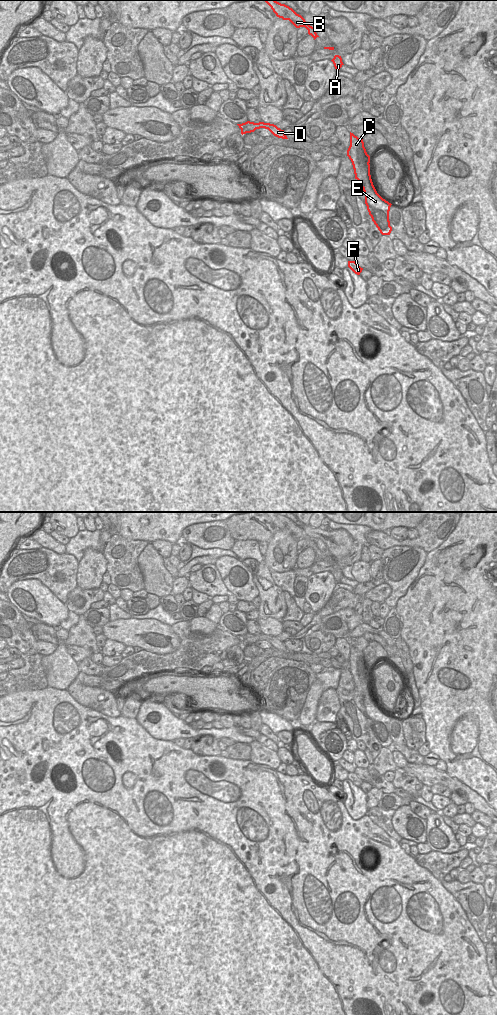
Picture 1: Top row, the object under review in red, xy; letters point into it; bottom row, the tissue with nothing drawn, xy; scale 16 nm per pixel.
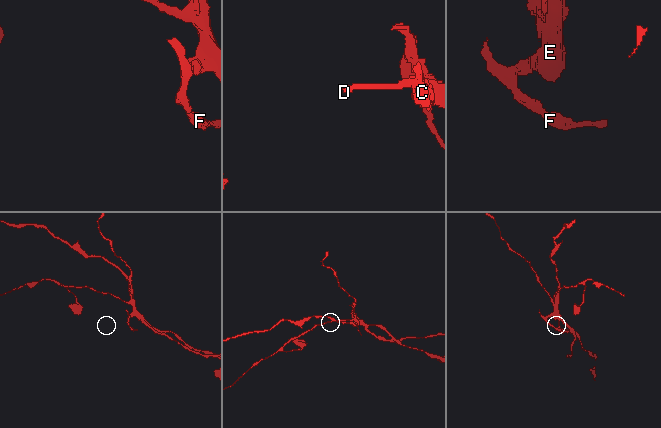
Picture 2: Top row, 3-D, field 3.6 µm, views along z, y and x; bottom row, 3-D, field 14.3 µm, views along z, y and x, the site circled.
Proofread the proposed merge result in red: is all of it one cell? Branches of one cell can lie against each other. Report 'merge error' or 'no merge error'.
merge error

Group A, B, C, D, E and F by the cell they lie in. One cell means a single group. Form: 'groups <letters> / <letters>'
groups A B C / D E F

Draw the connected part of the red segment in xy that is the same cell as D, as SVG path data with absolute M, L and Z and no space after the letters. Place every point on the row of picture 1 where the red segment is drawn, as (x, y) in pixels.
M247 121L245 123L237 124L237 125L241 129L242 135L246 133L254 132L256 129L265 128L268 129L274 136L278 138L288 139L284 133L284 130L281 130L274 124L264 123L264 122L254 123L254 122Z

